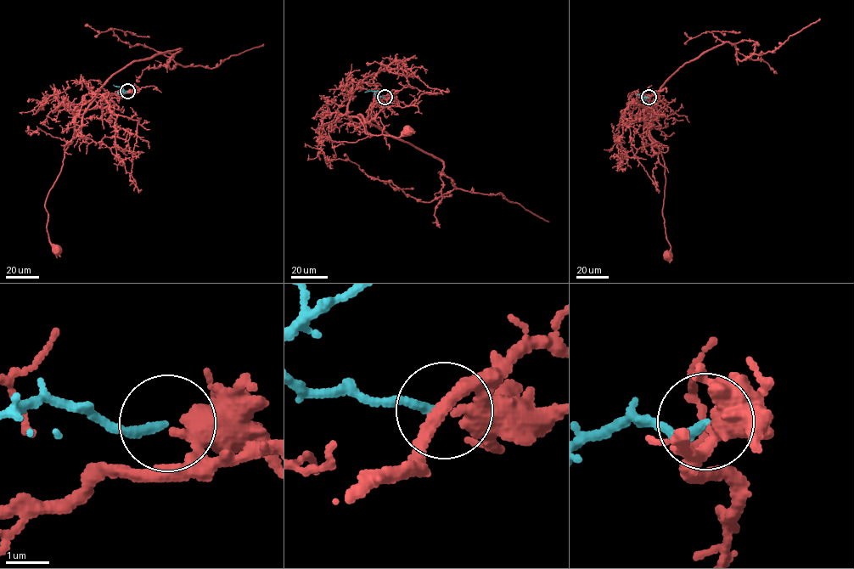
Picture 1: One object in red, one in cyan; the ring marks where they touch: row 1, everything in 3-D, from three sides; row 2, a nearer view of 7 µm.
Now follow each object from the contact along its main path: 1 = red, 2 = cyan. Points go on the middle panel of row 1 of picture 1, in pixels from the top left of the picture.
1: (384, 97), (371, 104), (365, 121), (352, 122), (350, 117), (356, 116), (371, 136), (399, 138), (407, 132)
2: (384, 97), (378, 96), (377, 90), (365, 92)

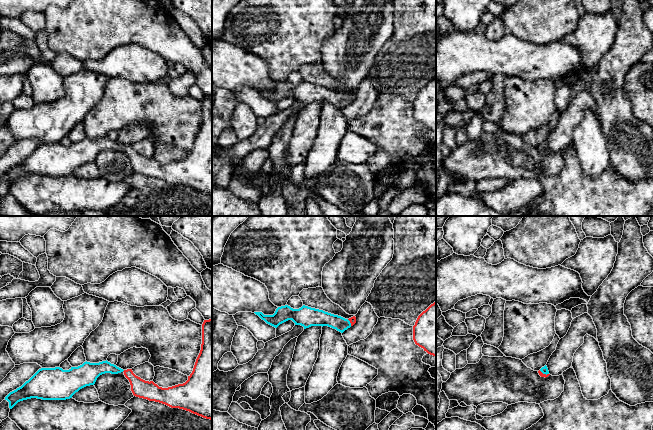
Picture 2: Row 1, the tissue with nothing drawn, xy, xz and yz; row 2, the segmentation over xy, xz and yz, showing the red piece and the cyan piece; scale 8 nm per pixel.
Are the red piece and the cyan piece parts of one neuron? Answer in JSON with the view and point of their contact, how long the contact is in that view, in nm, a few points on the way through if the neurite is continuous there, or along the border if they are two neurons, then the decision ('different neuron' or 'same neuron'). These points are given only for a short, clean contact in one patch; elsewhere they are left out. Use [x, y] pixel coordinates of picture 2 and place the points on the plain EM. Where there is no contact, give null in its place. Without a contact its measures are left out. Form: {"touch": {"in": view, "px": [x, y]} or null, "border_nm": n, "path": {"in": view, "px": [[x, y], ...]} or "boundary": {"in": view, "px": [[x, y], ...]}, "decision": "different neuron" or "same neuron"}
{"touch": {"in": "yz", "px": [544, 150]}, "border_nm": 90, "path": {"in": "yz", "px": [[541, 150], [544, 150], [544, 146]]}, "decision": "same neuron"}

